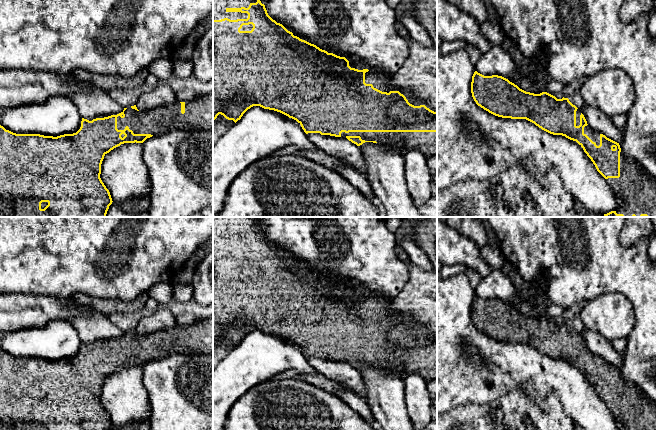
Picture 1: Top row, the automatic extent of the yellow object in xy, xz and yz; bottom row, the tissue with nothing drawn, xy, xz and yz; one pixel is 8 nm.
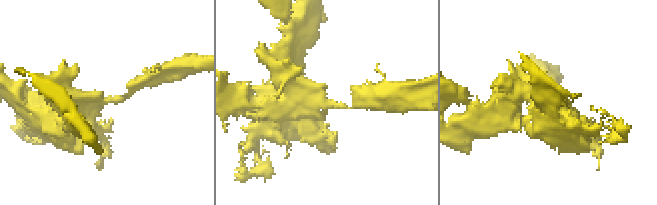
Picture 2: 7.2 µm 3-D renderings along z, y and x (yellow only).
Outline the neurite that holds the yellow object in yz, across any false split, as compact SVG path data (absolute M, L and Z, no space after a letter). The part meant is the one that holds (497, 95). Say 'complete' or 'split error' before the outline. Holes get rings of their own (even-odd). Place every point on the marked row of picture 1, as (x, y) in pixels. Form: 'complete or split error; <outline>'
split error; M475 71L472 76L471 93L478 106L495 116L511 119L526 119L550 134L562 135L570 140L576 141L591 159L597 171L606 179L618 200L619 206L617 209L604 214L605 217L656 217L656 179L637 161L626 157L619 143L590 128L581 110L573 105L568 98L563 97L562 99L557 99L547 92L540 94L526 92L502 76L484 76L477 71Z

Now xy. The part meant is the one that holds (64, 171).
split error; M213 93L150 111L139 111L134 105L117 115L92 121L82 118L76 133L57 137L16 134L0 125L0 217L106 217L113 201L100 178L104 156L121 144L143 143L147 138L174 129L213 130Z

